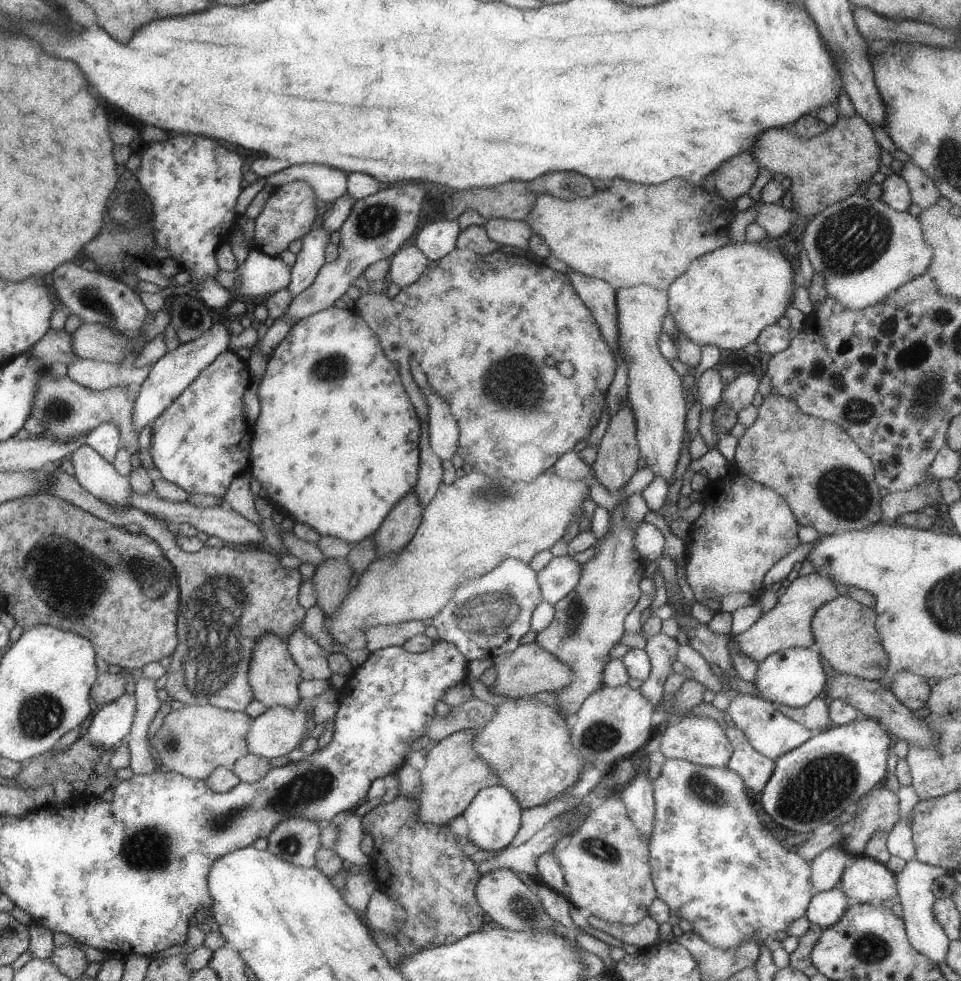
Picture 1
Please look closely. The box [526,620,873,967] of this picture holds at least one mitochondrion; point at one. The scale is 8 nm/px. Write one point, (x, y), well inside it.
(821, 787)

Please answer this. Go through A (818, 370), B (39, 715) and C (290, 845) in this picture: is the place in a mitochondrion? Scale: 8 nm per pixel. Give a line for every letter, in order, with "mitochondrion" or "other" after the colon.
A: other
B: mitochondrion
C: mitochondrion

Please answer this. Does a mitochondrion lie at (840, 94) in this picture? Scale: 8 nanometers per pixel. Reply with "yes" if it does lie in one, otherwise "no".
no

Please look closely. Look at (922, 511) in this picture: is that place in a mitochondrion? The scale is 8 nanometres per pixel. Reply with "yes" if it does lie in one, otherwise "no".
no

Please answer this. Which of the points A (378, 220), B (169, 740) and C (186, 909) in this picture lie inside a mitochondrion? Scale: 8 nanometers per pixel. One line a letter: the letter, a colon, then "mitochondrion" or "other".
A: mitochondrion
B: mitochondrion
C: other

